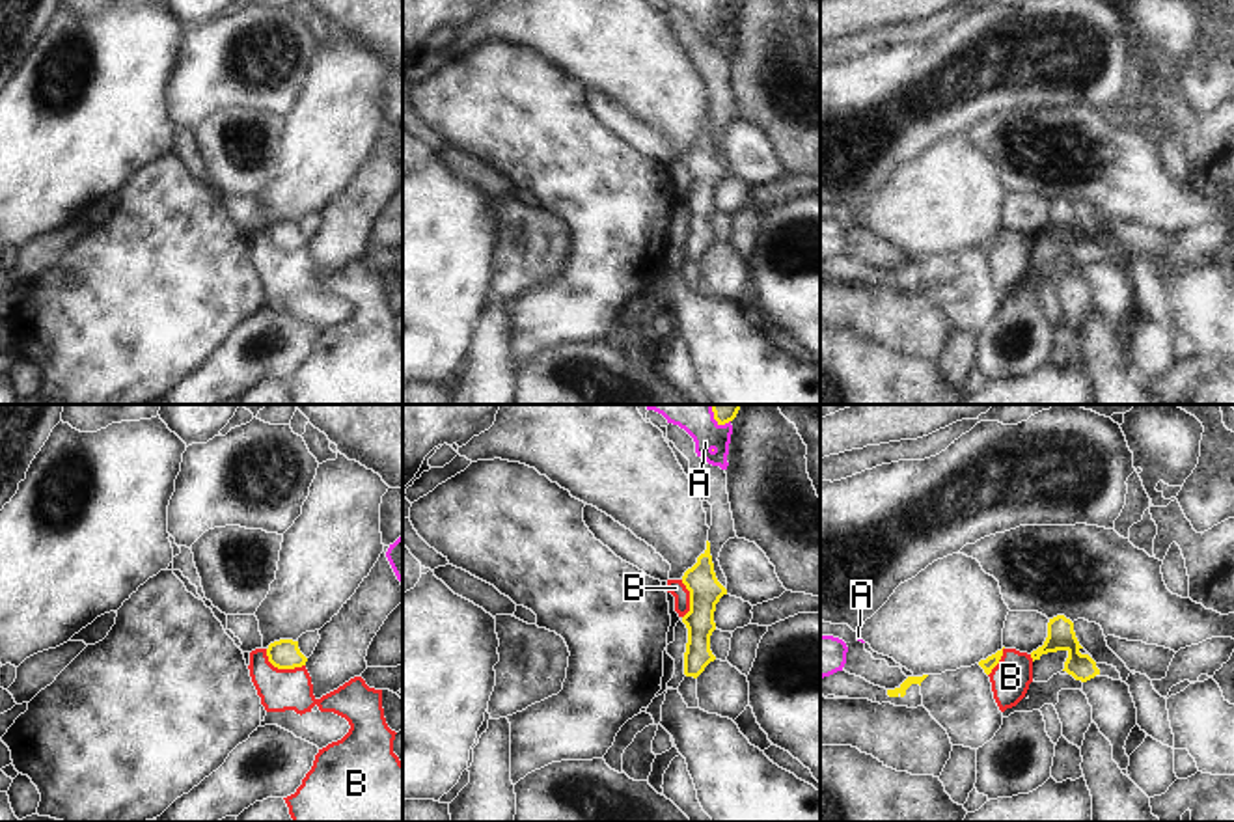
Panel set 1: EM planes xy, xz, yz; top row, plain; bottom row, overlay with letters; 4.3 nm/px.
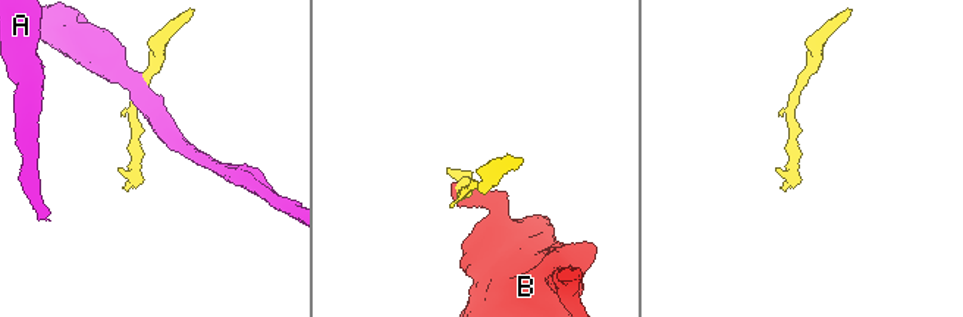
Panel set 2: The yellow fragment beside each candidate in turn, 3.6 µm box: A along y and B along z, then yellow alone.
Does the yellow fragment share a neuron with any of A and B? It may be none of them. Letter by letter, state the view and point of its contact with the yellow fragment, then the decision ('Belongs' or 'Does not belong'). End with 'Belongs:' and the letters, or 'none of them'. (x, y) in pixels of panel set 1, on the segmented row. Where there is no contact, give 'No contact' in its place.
A: Touches yellow at xz (716, 420). Does not belong
B: Touches yellow at xy (282, 668). Does not belong
Belongs: none of them.

